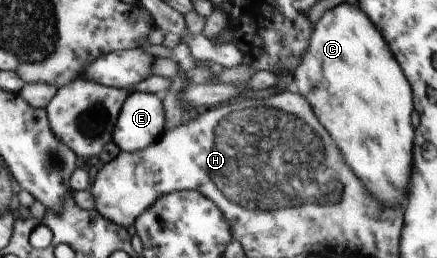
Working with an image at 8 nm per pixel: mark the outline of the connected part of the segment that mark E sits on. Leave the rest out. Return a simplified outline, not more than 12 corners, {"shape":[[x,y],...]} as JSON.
{"shape":[[134,91],[112,141],[135,153],[165,131],[163,99]]}

